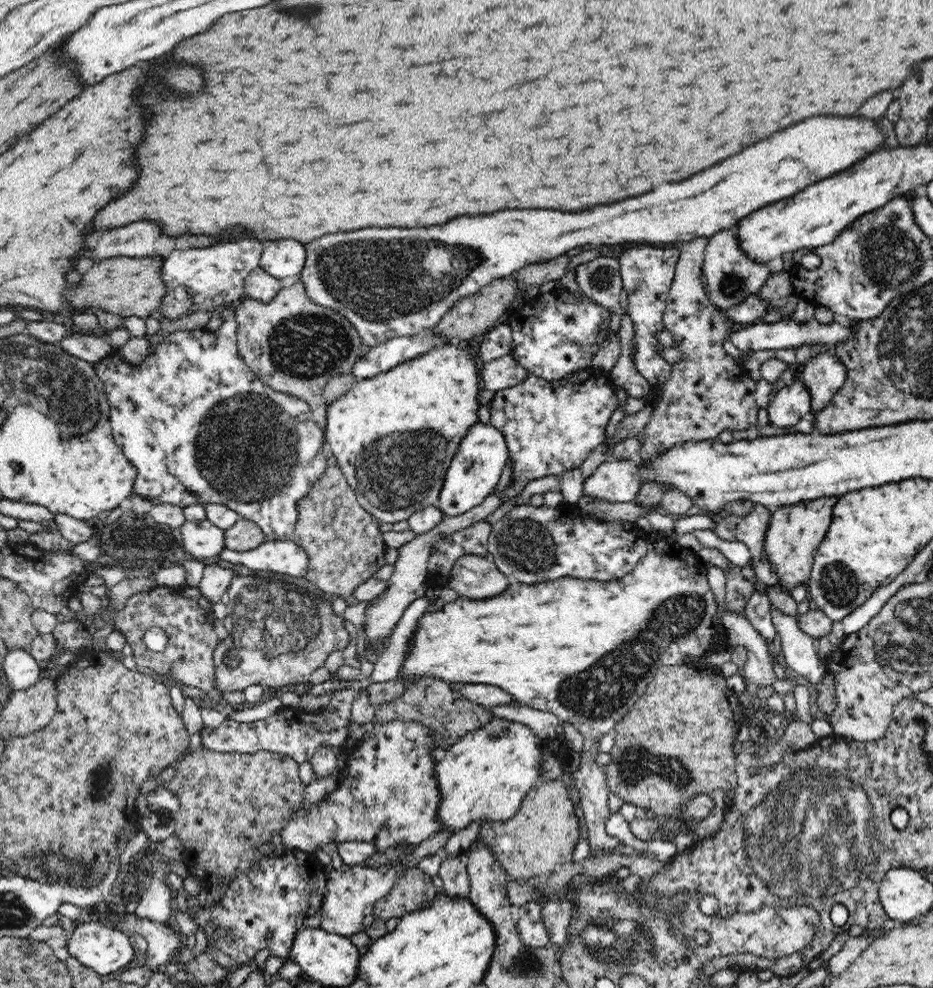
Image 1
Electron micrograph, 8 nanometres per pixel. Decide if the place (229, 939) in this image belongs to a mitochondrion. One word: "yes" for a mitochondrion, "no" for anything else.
yes

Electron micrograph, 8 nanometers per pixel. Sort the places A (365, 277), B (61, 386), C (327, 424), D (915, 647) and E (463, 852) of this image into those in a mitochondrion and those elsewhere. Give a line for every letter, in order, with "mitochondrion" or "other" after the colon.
A: mitochondrion
B: mitochondrion
C: other
D: mitochondrion
E: other

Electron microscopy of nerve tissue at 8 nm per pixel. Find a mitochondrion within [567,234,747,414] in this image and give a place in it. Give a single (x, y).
(602, 278)

